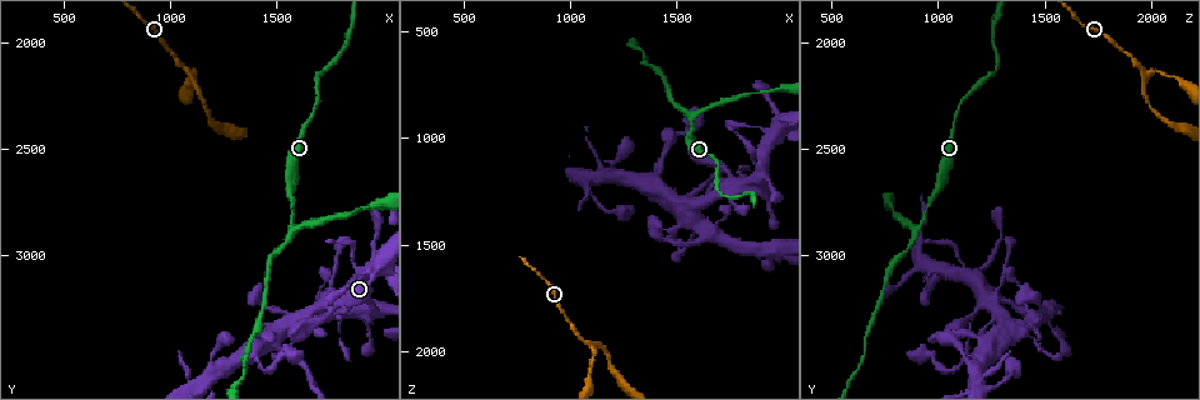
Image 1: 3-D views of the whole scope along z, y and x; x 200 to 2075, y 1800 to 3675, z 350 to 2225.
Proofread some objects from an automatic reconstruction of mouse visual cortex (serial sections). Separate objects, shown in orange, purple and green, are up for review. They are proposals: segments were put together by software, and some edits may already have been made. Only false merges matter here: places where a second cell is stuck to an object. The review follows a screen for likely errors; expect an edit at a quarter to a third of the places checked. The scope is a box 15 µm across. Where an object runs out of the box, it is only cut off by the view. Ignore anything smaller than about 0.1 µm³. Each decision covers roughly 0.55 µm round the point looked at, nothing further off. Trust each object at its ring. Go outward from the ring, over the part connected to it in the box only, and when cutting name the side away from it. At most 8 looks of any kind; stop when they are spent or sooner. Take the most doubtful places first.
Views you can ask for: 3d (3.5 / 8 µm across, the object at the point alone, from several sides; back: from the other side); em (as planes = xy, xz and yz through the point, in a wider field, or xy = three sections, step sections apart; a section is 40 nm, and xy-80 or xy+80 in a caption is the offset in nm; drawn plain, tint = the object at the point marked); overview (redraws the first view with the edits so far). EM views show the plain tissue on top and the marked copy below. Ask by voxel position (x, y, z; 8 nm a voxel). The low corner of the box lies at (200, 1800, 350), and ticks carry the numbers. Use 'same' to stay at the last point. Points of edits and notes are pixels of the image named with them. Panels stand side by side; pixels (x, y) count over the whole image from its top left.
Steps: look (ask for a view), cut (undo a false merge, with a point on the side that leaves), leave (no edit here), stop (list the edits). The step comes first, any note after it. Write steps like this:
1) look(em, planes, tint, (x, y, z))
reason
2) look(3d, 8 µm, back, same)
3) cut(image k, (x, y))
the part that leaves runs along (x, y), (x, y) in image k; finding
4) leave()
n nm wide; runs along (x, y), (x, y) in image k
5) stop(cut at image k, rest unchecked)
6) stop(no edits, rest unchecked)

look(3d, 8 µm, (1080, 2130, 1960))
branch point

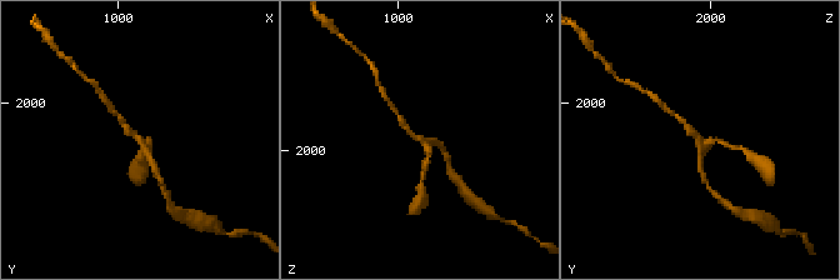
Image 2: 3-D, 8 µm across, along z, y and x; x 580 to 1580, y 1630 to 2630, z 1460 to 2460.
look(3d, 3.5 µm, back, (1070, 2130, 1950))
zoom in

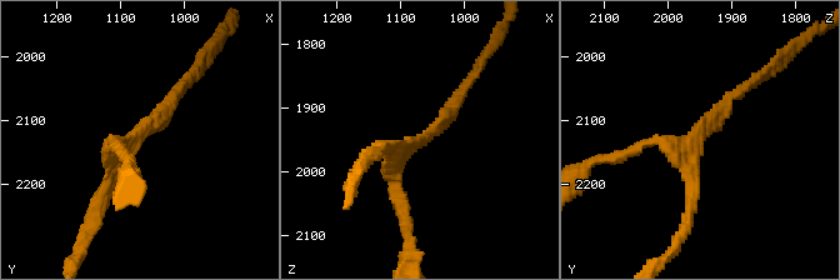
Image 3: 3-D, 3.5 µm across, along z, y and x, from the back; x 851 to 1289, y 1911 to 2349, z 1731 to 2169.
leave()
runs along (180, 88), (134, 138), (95, 210) in image 3; all the same cell

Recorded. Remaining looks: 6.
look(3d, 8 µm, (1560, 2880, 920))
three arms meet

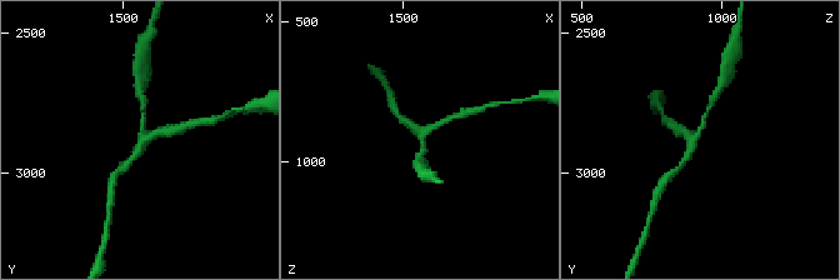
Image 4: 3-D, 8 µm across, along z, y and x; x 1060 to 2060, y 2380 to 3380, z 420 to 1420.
look(em, planes, tint, (1570, 2880, 910))
3 arms; arms of 150, 200, 200 nm

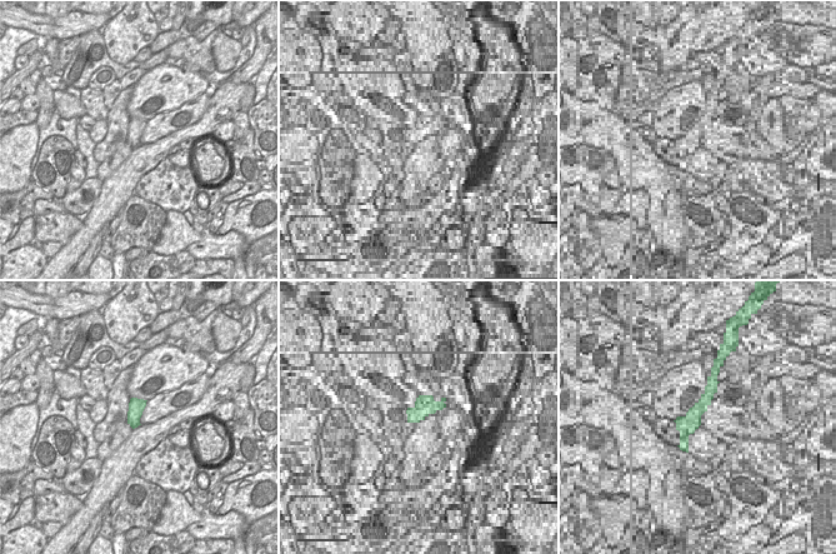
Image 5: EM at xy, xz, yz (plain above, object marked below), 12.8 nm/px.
leave()
runs along (711, 104), (683, 164) in image 4; continuous, no second cell

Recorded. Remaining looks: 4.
look(3d, 3.5 µm, (1990, 3050, 910))

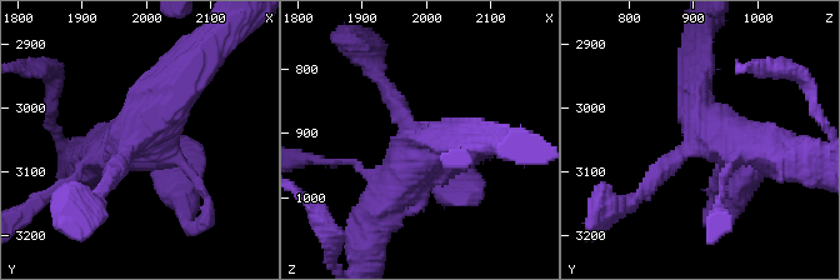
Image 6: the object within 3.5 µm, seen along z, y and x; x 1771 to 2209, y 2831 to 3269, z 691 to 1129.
look(em, xy, step 5, tint, (1975, 3045, 915))

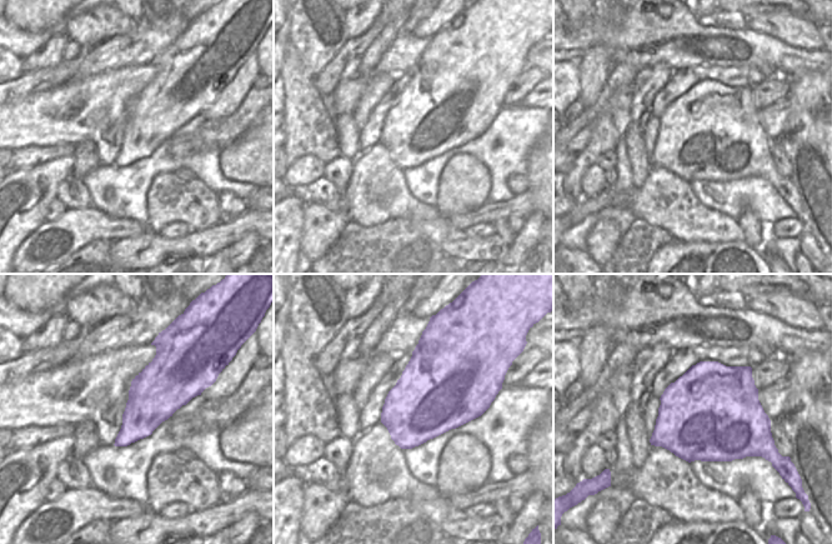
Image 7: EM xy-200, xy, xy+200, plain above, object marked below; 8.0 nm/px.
look(em, xy, step 1, tint, same)
cut it another way

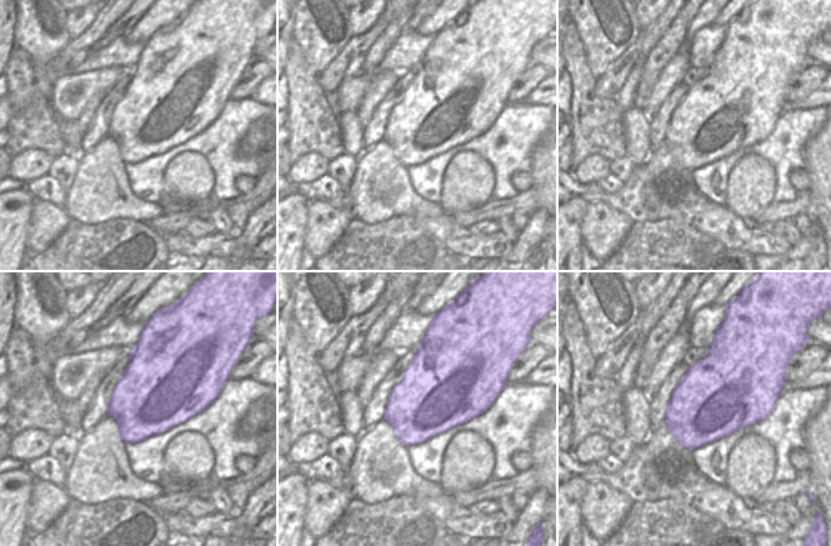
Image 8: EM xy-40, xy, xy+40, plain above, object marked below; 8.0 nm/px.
leave()
runs along (646, 186), (704, 136), (771, 151) in image 6; continuous, no second cell

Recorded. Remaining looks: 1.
stop(no edits, rest unchecked)

